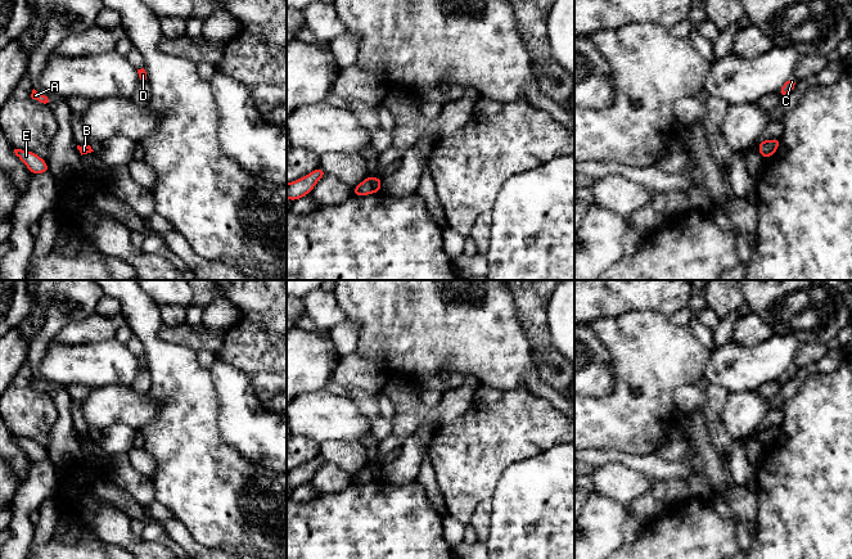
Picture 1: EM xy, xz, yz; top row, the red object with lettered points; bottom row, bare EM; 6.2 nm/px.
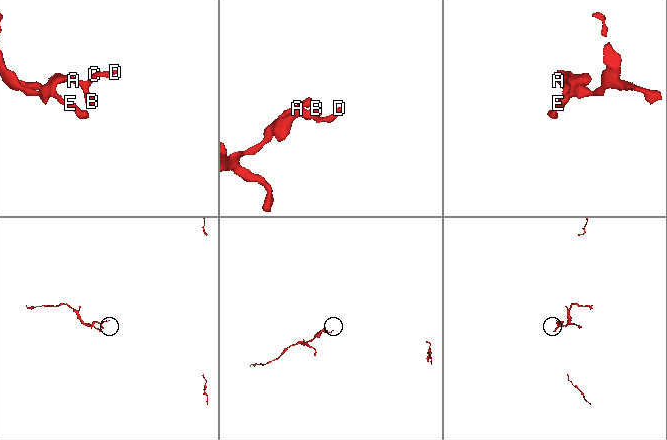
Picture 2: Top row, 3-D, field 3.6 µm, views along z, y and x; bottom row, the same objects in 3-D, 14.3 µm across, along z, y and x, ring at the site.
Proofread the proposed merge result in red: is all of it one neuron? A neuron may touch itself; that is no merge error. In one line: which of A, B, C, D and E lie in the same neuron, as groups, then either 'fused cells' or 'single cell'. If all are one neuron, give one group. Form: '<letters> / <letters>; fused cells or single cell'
A B C D E; single cell

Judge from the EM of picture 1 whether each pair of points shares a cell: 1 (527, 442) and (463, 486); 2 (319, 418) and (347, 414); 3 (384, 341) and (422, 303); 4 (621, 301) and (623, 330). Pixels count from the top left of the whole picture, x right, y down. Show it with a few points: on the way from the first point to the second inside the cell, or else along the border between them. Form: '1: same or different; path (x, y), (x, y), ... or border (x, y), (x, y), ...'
1: same; path (512, 442), (506, 442), (478, 470)
2: same; path (325, 418), (341, 418)
3: same; path (393, 332), (413, 312)
4: different; border (652, 310), (631, 310), (593, 321)

